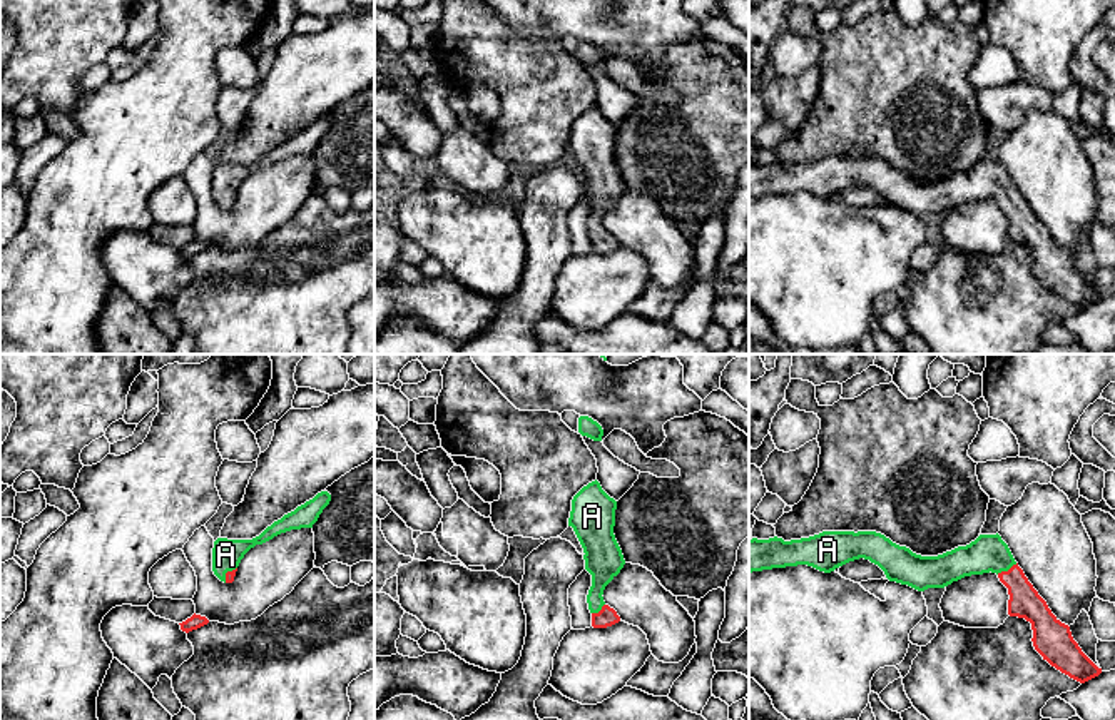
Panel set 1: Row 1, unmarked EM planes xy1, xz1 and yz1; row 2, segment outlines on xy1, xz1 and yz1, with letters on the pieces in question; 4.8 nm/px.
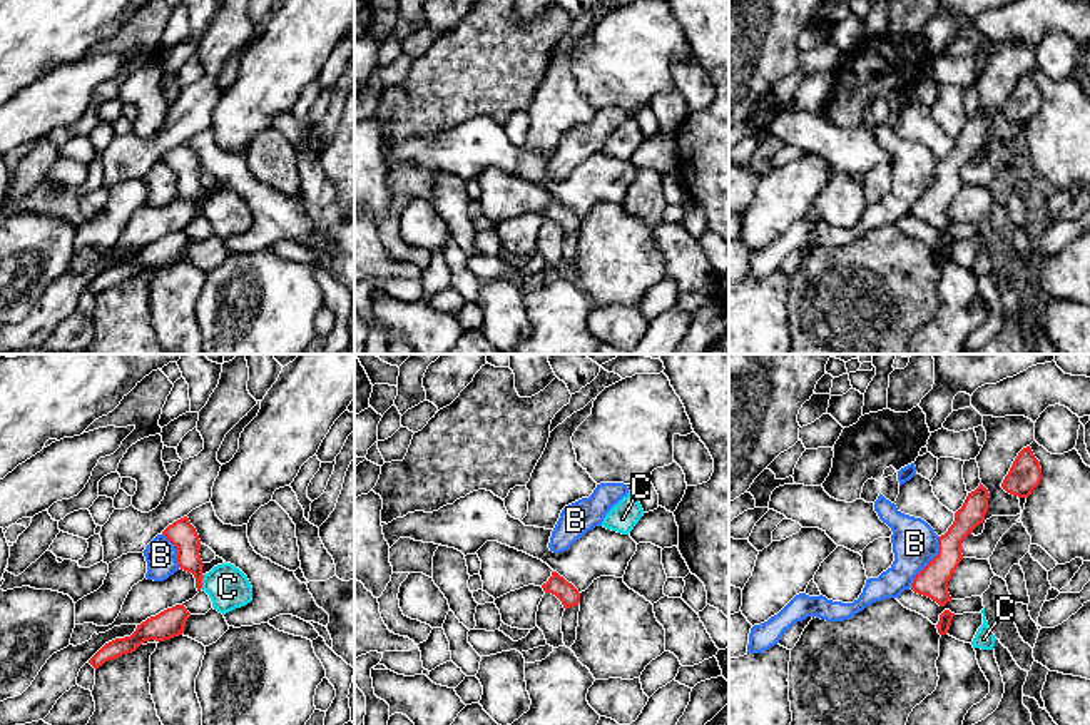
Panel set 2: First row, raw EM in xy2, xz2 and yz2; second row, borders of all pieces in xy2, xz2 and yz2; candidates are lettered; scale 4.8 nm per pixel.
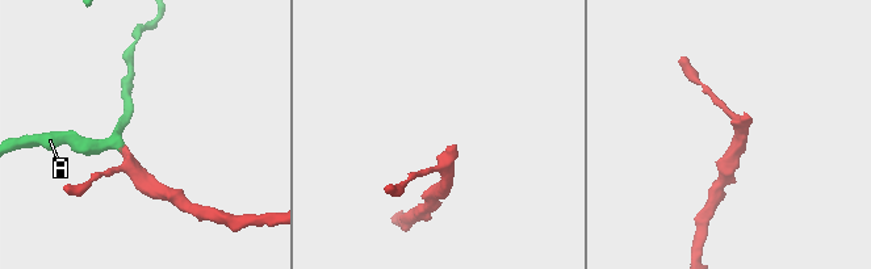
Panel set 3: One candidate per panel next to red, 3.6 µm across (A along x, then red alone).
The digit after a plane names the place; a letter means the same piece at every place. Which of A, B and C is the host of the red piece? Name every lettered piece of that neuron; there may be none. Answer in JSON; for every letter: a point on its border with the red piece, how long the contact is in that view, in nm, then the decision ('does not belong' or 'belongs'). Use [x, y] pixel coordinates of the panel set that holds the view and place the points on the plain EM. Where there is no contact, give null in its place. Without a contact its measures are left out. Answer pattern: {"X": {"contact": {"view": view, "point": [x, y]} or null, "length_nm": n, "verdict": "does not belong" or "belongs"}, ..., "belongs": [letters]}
{"A": {"contact": {"view": "yz1", "point": [1008, 196]}, "length_nm": 120, "verdict": "does not belong"}, "B": {"contact": {"view": "yz2", "point": [930, 187]}, "length_nm": 280, "verdict": "belongs"}, "C": {"contact": {"view": "xy2", "point": [201, 207]}, "length_nm": 80, "verdict": "does not belong"}, "belongs": ["B"]}

